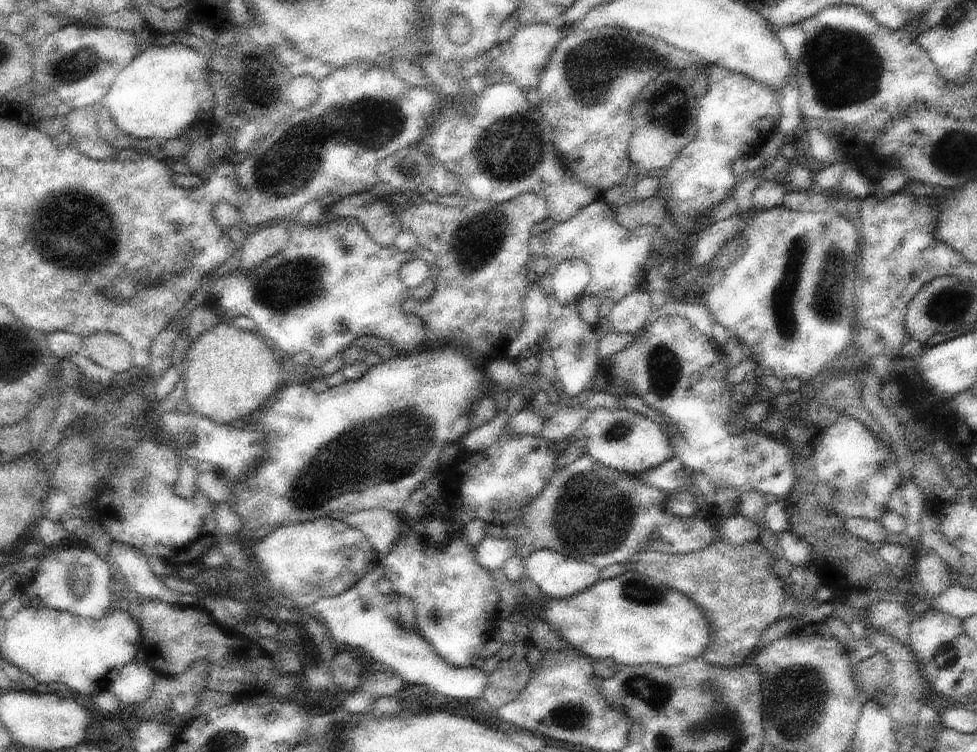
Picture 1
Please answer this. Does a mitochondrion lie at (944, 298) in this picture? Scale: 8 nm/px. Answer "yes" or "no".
yes

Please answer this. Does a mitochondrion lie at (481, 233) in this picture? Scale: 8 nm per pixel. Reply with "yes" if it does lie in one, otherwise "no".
yes

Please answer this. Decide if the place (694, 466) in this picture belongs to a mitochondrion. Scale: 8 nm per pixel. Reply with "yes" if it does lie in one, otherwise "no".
no

